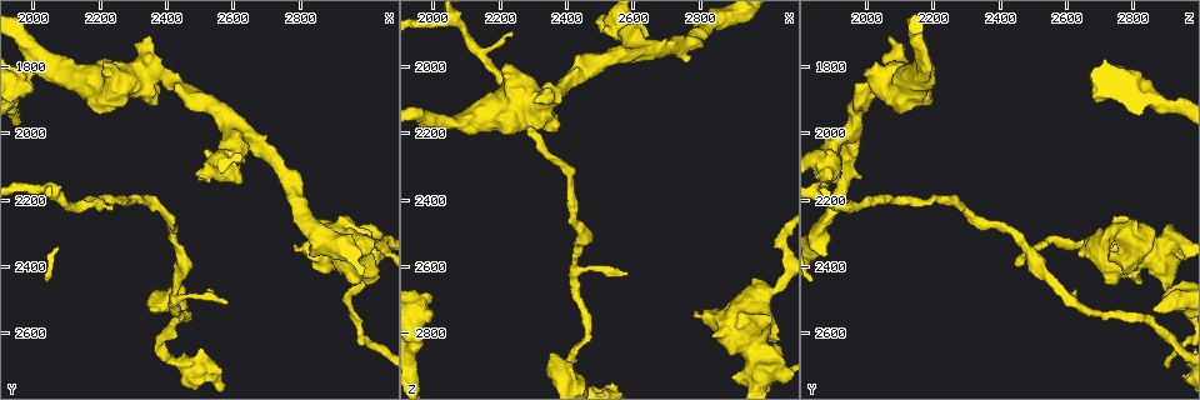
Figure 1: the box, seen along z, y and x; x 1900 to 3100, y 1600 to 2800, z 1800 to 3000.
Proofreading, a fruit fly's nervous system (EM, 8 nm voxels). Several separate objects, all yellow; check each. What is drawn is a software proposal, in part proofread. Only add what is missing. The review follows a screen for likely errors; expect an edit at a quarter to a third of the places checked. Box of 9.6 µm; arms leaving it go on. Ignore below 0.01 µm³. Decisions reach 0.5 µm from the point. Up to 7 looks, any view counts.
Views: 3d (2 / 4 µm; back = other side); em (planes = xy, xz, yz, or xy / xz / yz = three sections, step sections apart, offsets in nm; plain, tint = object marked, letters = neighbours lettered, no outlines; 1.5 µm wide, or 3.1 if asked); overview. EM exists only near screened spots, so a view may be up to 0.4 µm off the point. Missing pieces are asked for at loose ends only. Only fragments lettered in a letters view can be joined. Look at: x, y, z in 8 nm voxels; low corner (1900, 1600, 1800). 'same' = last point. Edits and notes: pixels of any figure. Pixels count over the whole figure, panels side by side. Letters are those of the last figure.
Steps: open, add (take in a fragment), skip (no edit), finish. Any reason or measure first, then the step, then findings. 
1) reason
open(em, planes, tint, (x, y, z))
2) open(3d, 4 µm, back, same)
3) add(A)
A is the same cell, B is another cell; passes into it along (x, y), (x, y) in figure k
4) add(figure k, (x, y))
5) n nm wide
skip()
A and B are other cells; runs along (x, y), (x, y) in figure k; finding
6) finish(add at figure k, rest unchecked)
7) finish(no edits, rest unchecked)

stops while still wide
open(3d, 2 µm, (2350, 2530, 2860))

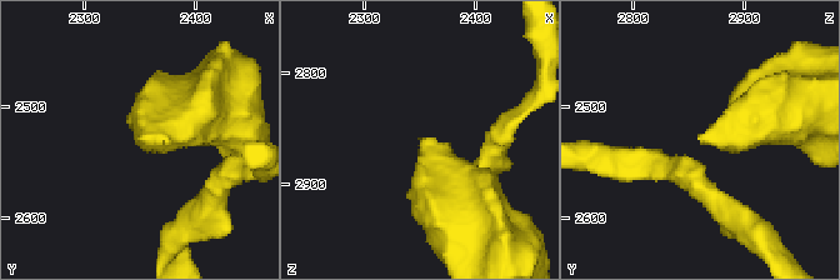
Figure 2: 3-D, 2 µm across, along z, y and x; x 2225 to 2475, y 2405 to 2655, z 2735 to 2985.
shape alone is not enough
open(em, xz, step 4, tint, (2352, 2524, 2858))

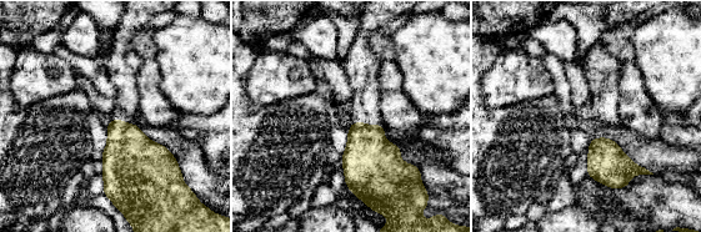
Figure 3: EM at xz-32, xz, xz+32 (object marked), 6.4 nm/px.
cut it another way
open(em, planes, letters, same)

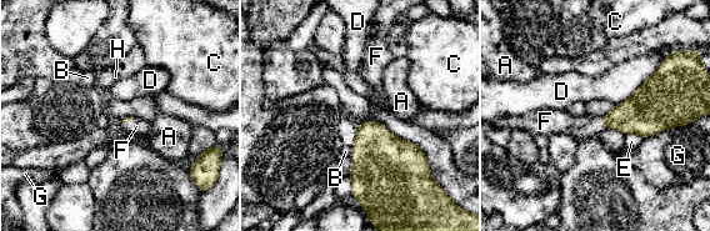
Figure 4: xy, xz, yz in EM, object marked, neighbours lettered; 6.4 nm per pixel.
add(F)
F is the same cell, A, B, C, D, E, G and H are other cells; the neuron continues

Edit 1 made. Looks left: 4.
open(overview)

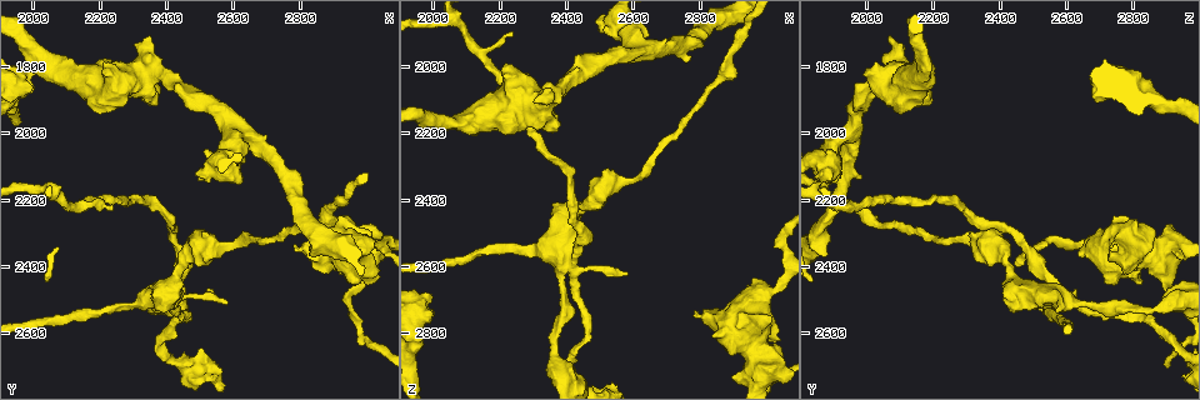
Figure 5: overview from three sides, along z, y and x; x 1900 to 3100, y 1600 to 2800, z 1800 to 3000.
stops while still wide
open(3d, 4 µm, (2370, 1920, 2190))

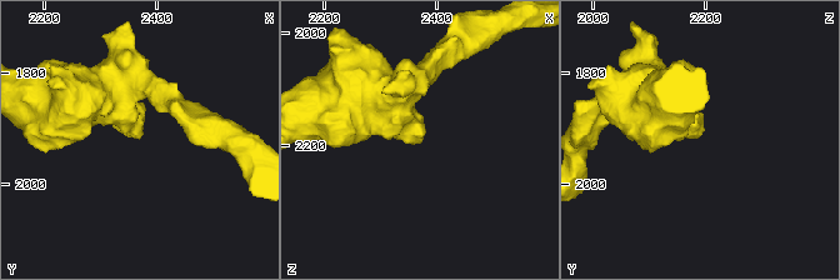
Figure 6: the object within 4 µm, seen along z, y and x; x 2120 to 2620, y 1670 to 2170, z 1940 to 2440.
need the tissue
open(em, planes, tint, (2370, 1910, 2185))

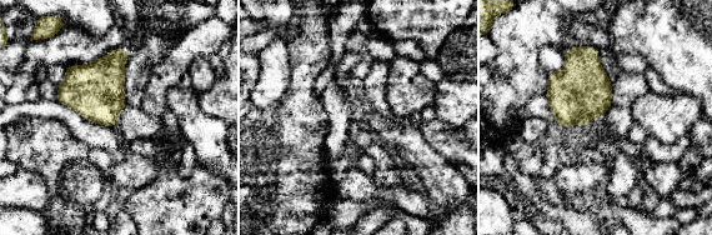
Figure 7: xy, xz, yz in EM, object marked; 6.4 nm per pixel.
what lies round it
open(em, planes, letters, same)

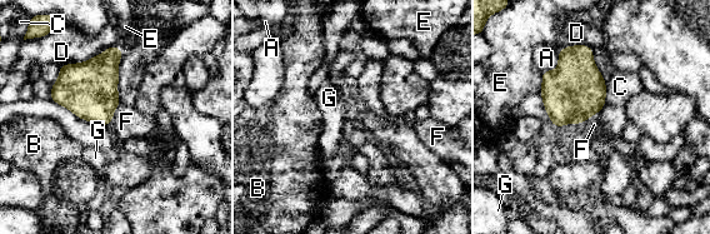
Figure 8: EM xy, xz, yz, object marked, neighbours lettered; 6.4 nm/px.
skip()
A, B, C, D, E, F and G are other cells; border along (120, 103), (109, 125) in figure 8; no lettered fragment goes on from it

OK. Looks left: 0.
finish(add at figure 4, rest unchecked)

